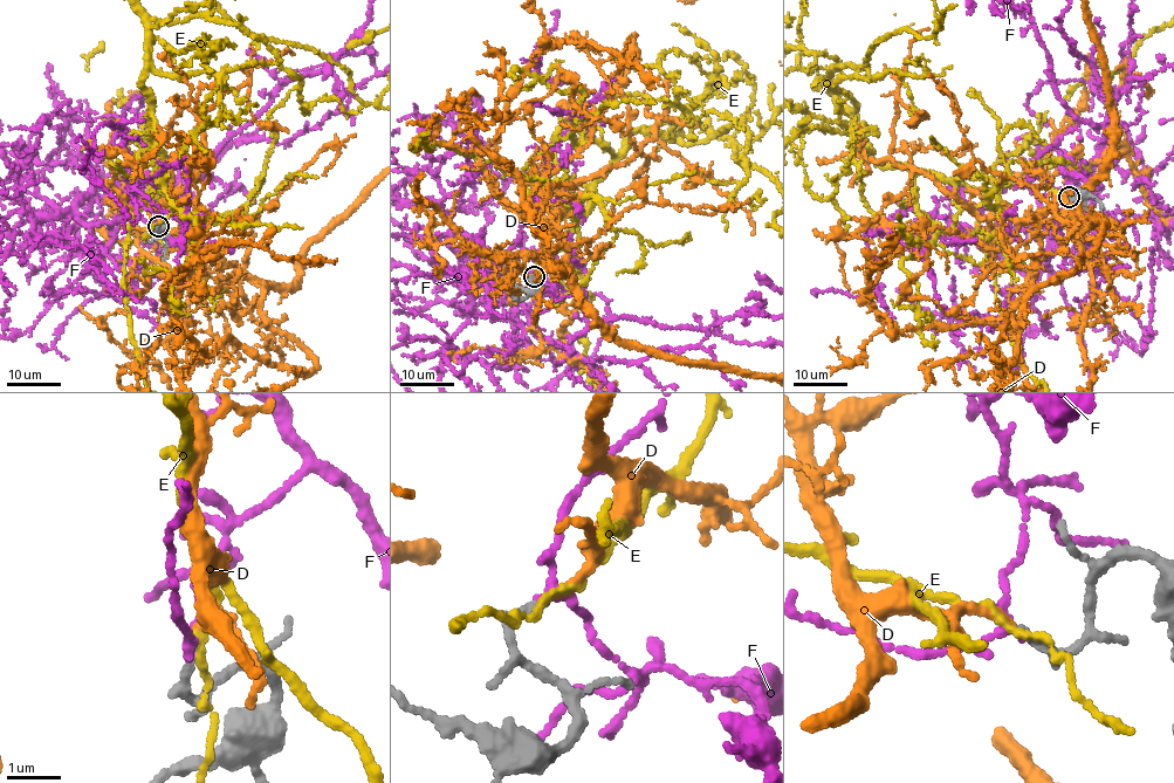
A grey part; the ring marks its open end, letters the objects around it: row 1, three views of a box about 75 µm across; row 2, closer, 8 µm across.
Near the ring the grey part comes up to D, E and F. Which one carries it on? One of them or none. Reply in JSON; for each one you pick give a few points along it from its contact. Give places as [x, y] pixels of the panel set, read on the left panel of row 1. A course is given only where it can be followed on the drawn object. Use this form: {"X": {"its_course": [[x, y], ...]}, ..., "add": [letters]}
{"add": ["D"]}

